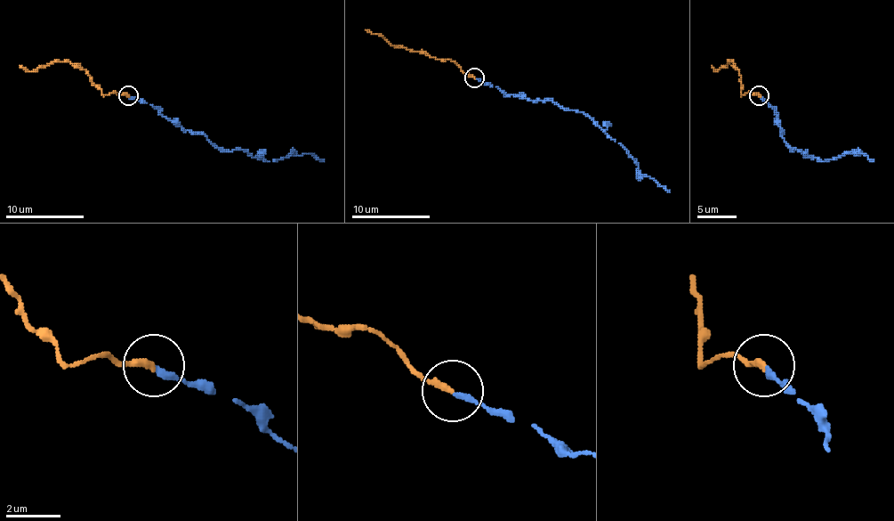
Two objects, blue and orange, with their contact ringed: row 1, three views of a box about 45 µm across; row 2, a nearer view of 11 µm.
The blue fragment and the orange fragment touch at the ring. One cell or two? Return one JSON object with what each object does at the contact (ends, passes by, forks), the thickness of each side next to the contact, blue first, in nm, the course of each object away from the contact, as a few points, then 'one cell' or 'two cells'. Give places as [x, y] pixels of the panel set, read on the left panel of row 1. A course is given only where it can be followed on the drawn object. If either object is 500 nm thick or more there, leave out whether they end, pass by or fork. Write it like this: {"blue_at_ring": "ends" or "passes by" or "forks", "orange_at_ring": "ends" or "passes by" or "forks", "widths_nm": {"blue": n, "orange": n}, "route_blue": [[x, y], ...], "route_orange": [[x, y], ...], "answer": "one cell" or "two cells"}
{"blue_at_ring": "ends", "orange_at_ring": "ends", "widths_nm": {"blue": 220, "orange": 240}, "route_blue": [[129, 94], [219, 148], [273, 161], [293, 151], [324, 161]], "route_orange": [[129, 94], [103, 94], [90, 76], [68, 61], [51, 61], [36, 71], [26, 71], [20, 66]], "answer": "one cell"}

